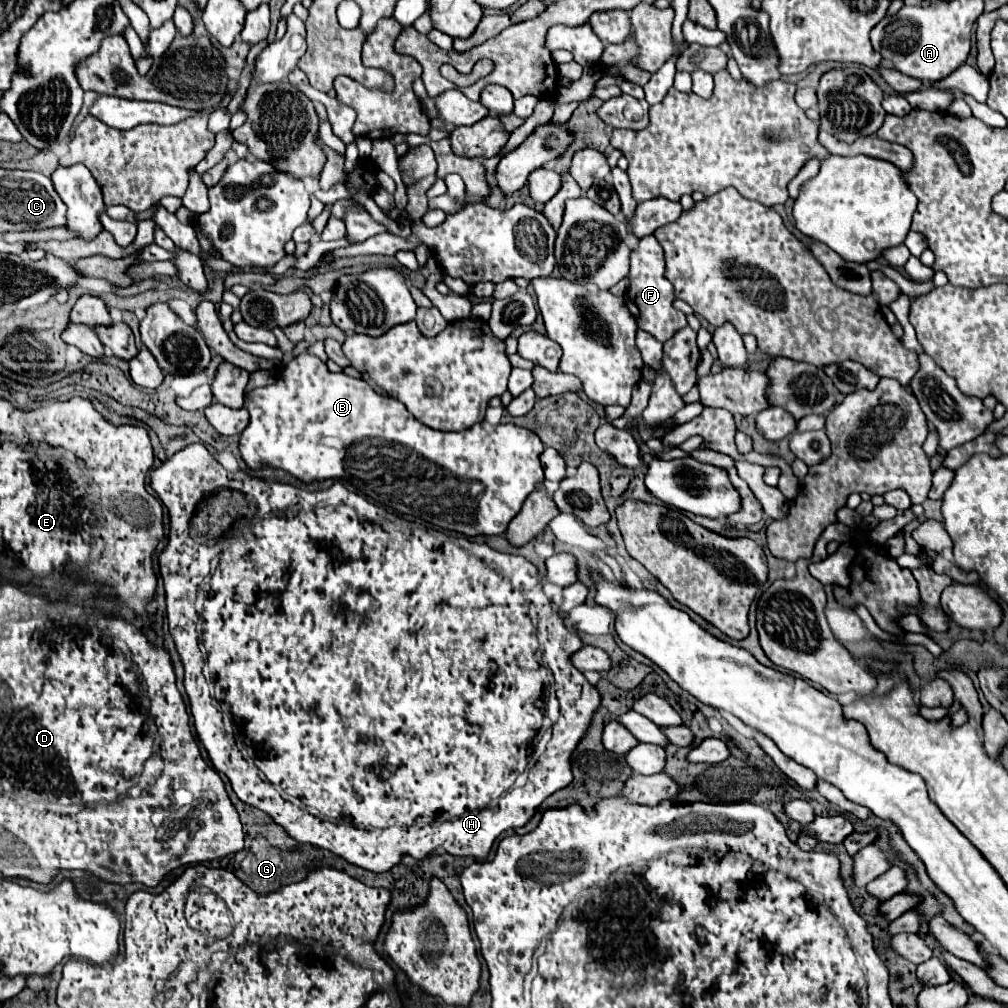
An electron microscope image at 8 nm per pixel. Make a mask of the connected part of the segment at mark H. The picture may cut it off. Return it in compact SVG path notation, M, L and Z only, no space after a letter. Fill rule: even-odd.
M193 443L181 449L161 467L157 467L151 473L151 487L157 491L171 517L169 543L159 555L159 567L161 573L167 573L163 575L163 583L167 595L169 631L185 667L185 691L189 695L197 737L207 749L213 767L227 775L237 797L243 803L271 815L275 823L279 823L293 839L327 849L347 859L349 863L375 873L389 871L401 861L403 855L423 859L437 847L445 847L445 851L451 855L483 859L487 857L499 833L523 827L551 793L571 783L571 751L577 747L585 729L589 727L591 715L597 709L601 695L583 677L583 673L571 665L571 653L581 649L583 643L579 639L577 645L577 635L569 633L563 625L563 617L553 611L551 601L541 591L537 567L531 565L525 557L497 552L489 549L485 543L475 543L463 536L449 537L441 531L413 527L409 521L401 521L397 515L391 515L381 507L365 501L361 493L347 489L341 482L335 482L327 491L311 493L279 481L267 483L243 471L229 473L205 449L203 443ZM201 587L207 595L207 601L203 603L203 631L197 633L199 613L195 609L195 599ZM527 599L531 607L535 607L535 613L530 609ZM543 663L555 679L555 693L561 703L561 715L555 723L555 731L547 743L545 753L529 767L527 781L521 787L515 787L517 777L527 769L531 749L535 747L535 737L549 723L545 719L547 703L543 695ZM209 679L213 679L213 691L219 687L219 697L213 695ZM212 701L221 703L219 710ZM219 711L229 723L231 735L225 731ZM241 751L251 751L251 759L255 759L259 767L255 767L255 763L247 763ZM327 799L337 799L337 805L329 805Z

